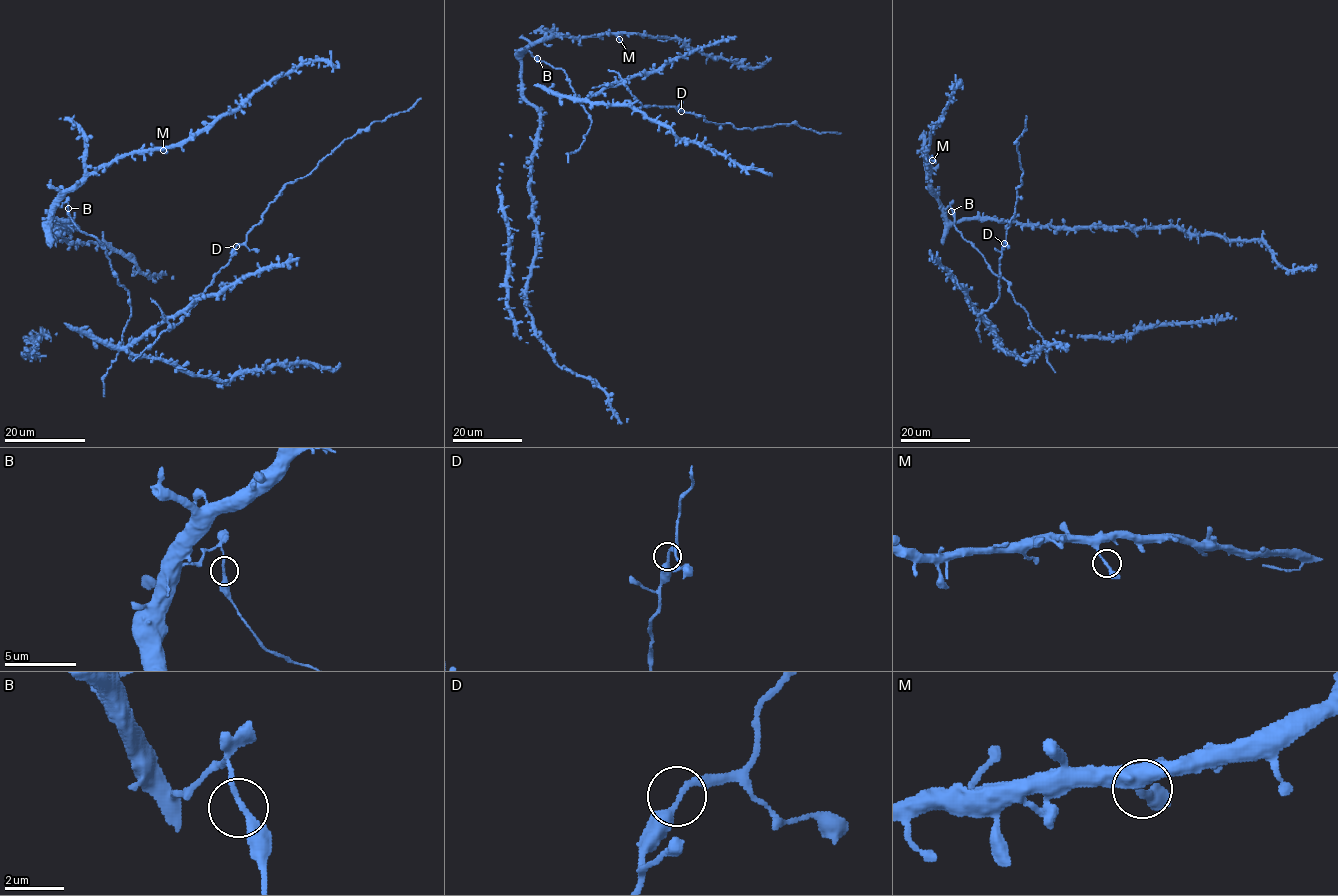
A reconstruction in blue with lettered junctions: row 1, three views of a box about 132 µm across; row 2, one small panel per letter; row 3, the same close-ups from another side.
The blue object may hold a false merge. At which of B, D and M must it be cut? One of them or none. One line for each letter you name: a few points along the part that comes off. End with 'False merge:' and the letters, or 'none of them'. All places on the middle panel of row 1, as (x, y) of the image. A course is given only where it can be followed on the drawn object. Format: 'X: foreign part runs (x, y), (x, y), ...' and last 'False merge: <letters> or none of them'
False merge: none of them

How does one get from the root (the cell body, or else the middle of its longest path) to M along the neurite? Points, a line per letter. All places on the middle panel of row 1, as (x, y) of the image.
M: (537, 59), (527, 49), (554, 37), (613, 33), (619, 39)

